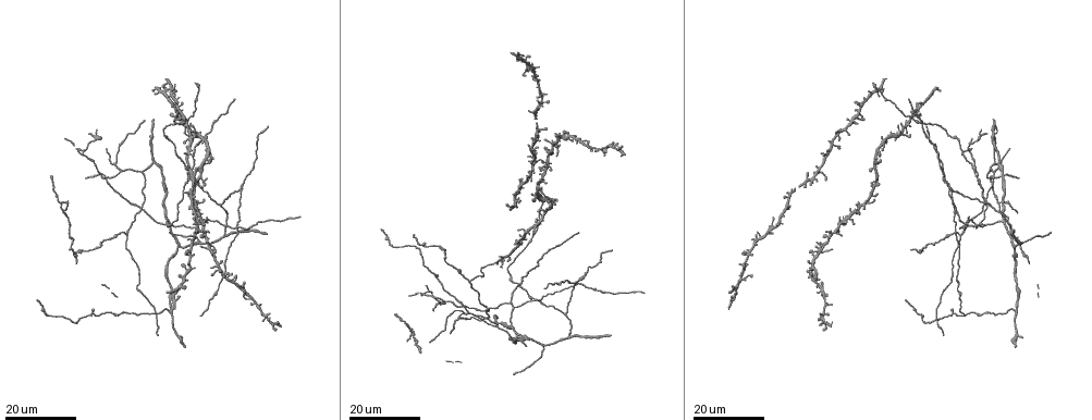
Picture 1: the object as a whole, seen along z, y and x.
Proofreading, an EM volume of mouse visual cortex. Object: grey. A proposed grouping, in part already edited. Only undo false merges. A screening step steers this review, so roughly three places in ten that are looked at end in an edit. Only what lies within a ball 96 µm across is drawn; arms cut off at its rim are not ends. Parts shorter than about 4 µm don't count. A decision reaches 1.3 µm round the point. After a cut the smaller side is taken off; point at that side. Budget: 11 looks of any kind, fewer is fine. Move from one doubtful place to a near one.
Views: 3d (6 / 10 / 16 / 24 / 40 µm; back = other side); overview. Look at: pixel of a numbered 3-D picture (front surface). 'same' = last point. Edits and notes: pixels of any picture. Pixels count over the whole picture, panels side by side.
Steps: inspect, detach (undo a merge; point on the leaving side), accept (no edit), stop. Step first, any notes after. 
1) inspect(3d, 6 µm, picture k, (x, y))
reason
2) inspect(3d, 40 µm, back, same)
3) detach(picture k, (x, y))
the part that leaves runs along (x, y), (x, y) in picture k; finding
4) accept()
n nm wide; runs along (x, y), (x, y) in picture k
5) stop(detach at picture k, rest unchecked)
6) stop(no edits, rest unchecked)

inspect(3d, 16 µm, picture 1, (81, 148))

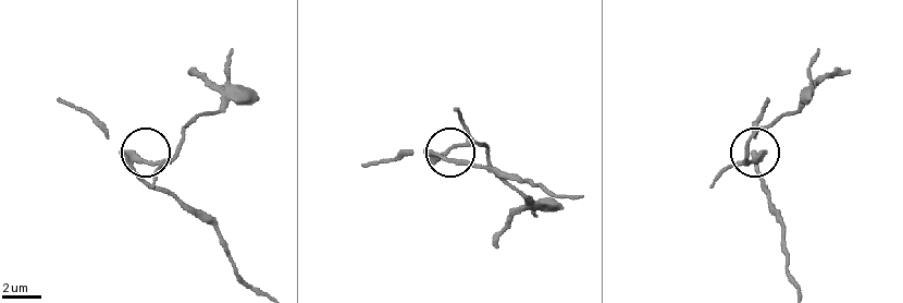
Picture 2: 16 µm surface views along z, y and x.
inspect(3d, 10 µm, picture 2, (138, 158))
zoom in

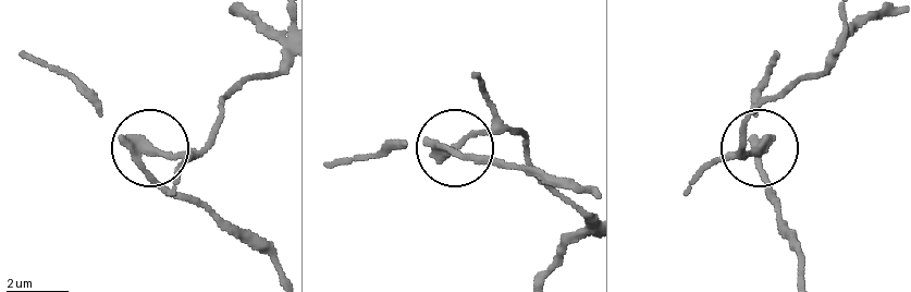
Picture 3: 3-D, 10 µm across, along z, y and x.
detach(picture 3, (174, 159))
side arm 5 µm; two neurons meet here

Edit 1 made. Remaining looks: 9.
inspect(3d, 16 µm, picture 1, (512, 327))
arms part here

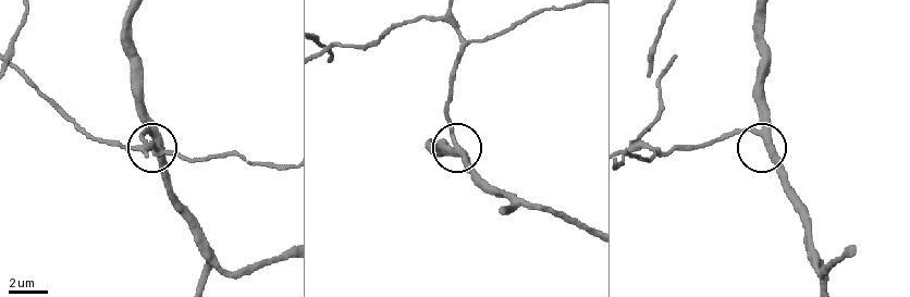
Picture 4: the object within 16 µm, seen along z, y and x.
inspect(3d, 6 µm, picture 4, (759, 131))

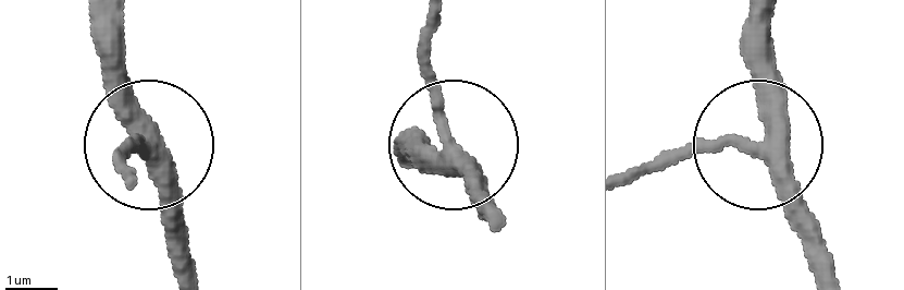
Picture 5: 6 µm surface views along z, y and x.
inspect(3d, 6 µm, back, picture 5, (445, 139))

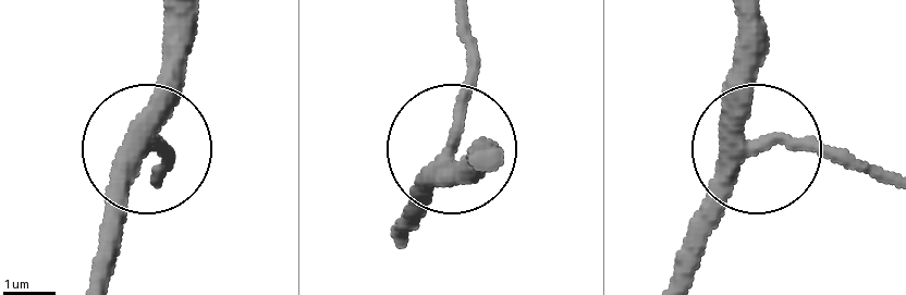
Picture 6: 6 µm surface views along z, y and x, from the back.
accept()
3 arms; runs along (681, 282), (698, 217), (758, 156), (871, 164) in picture 6; all the same neuron

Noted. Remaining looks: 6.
inspect(3d, 24 µm, picture 1, (509, 304))
three-way junction

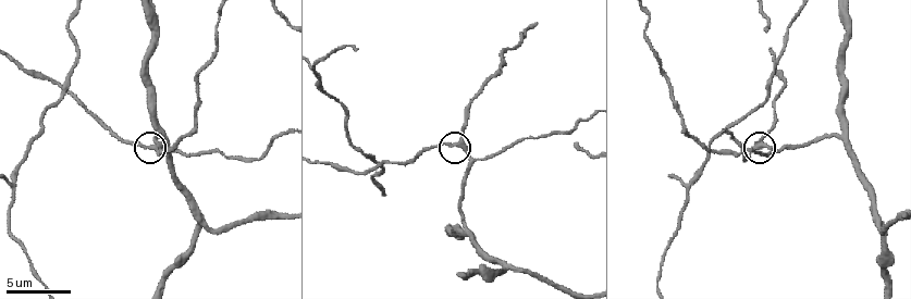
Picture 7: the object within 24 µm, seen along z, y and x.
inspect(3d, 6 µm, picture 7, (457, 144))

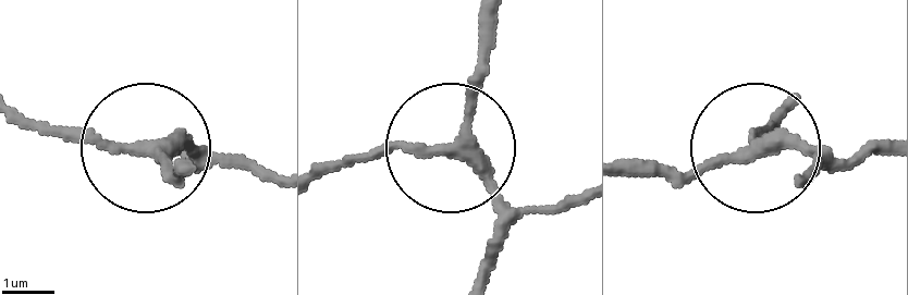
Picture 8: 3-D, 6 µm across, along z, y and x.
accept()
3 arms; runs along (480, 271), (498, 219), (445, 146), (320, 167) in picture 8; one neuron here

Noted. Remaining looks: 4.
inspect(3d, 16 µm, picture 1, (1022, 240))
three arms meet

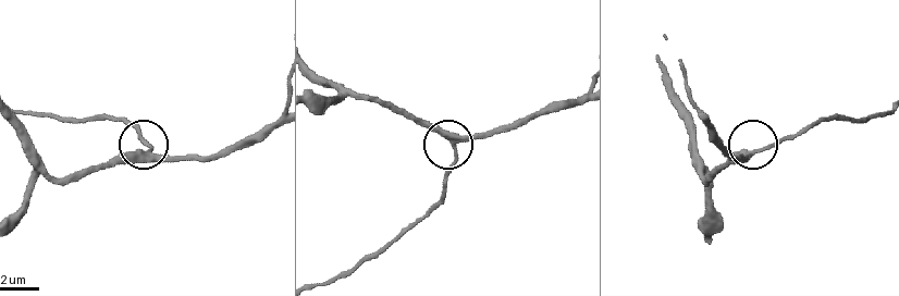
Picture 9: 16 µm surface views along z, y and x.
inspect(3d, 6 µm, picture 9, (147, 149))

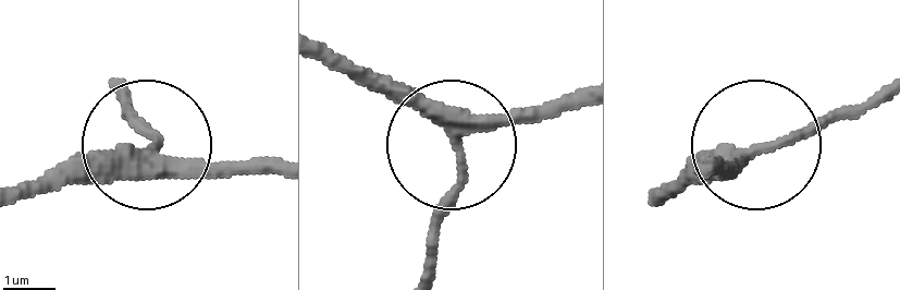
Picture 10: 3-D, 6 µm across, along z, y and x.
accept()
220 nm wide; runs along (711, 168), (879, 103) in picture 10; one neuron here

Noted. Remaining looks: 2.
inspect(3d, 16 µm, picture 1, (993, 172))
three-way junction

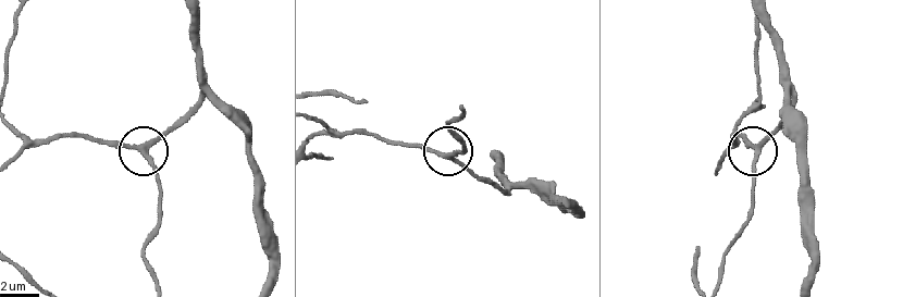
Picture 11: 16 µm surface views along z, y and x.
inspect(3d, 10 µm, picture 11, (756, 155))
zoom in

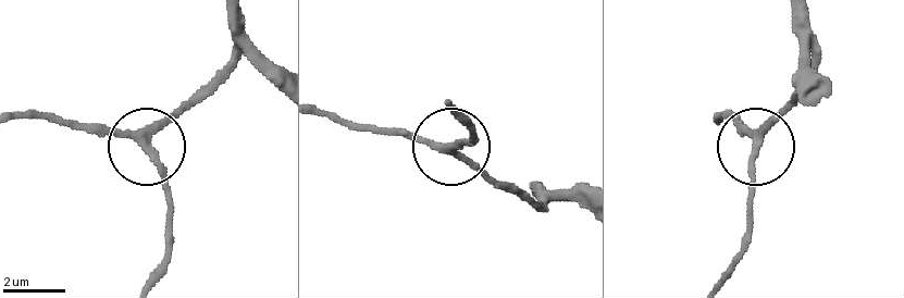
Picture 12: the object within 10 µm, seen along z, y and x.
accept()
220 nm wide; runs along (281, 88), (234, 59), (146, 148), (58, 122) in picture 12; one neuron here

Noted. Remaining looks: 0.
stop(detach at picture 3, rest unchecked)

